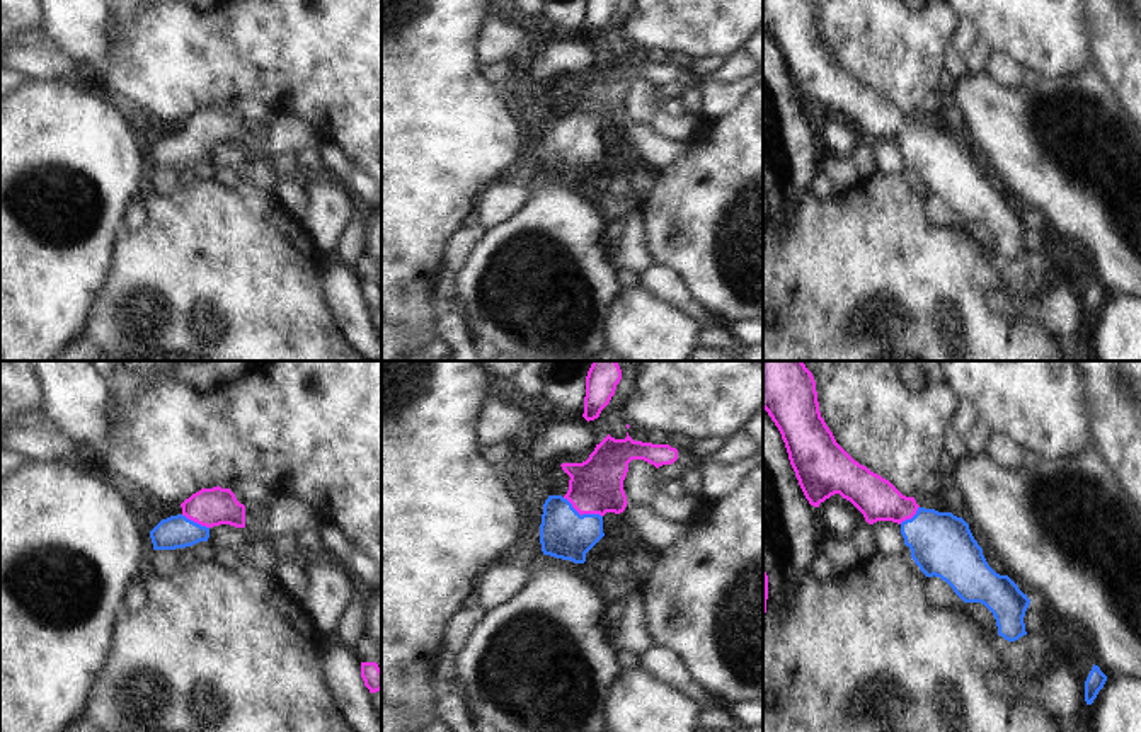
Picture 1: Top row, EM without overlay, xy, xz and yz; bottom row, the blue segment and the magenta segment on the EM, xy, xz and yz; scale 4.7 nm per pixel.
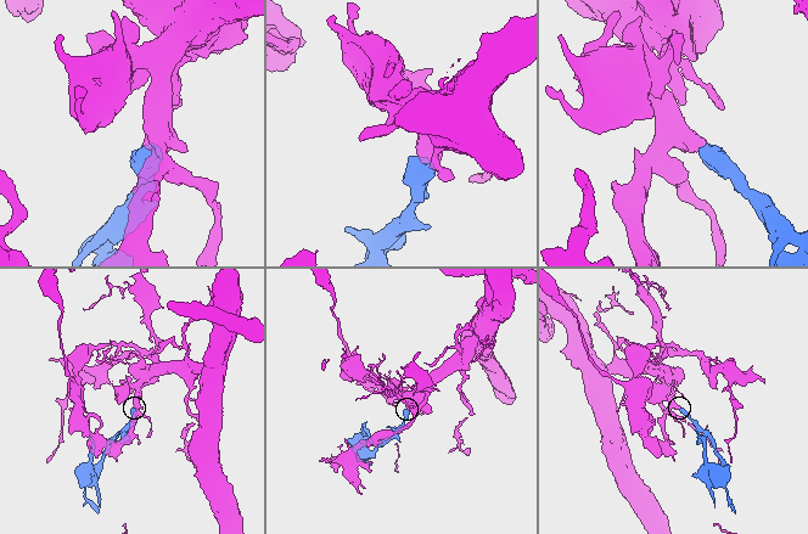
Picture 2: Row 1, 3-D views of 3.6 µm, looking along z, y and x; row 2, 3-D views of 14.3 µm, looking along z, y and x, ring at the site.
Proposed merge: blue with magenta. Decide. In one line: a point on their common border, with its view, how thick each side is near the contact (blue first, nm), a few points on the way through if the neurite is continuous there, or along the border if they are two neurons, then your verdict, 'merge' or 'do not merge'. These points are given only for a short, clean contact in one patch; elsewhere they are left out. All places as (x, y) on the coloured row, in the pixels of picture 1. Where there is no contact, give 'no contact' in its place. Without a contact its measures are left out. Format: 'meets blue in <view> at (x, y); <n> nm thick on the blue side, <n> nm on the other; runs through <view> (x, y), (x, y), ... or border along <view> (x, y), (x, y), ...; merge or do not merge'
meets blue in xz at (583, 514); 240 nm thick on the blue side, 260 nm on the other; runs through xz (564, 533), (583, 514), (583, 506), (596, 486); merge

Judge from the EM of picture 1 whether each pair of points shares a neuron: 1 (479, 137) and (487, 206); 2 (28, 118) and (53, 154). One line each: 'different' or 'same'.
1: different
2: same

